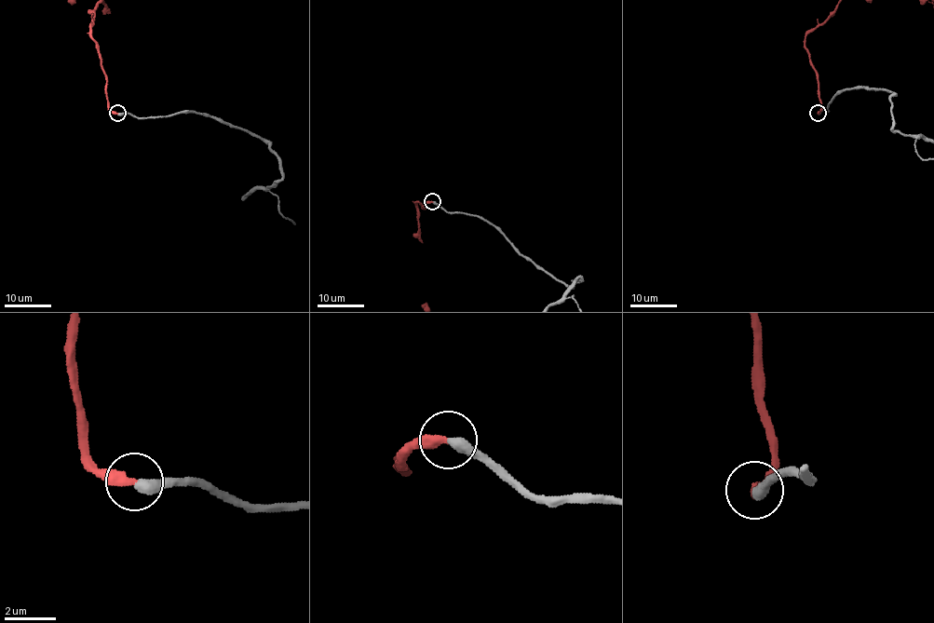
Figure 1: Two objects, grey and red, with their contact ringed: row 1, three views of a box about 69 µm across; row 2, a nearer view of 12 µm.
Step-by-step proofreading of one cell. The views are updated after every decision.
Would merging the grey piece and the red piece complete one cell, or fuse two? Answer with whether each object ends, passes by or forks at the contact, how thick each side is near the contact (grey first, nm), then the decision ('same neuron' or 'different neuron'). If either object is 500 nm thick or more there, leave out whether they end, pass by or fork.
grey ends there; red ends there; 420 nm thick on the grey side, 400 nm on the other; same neuron

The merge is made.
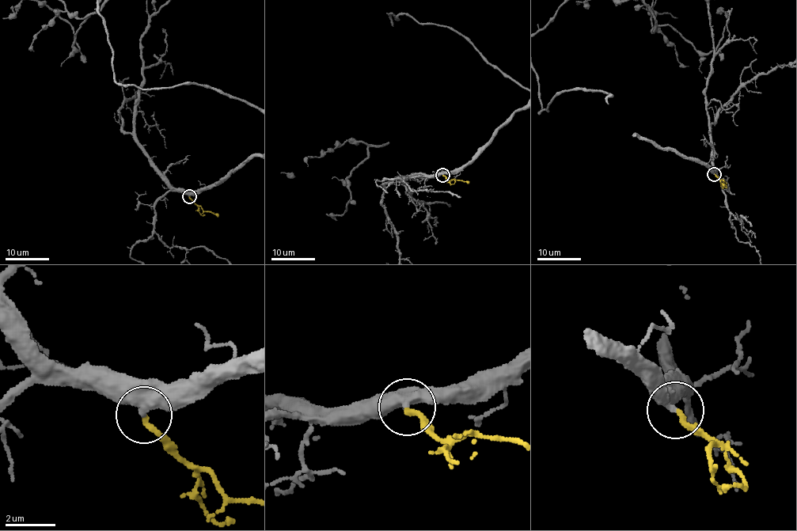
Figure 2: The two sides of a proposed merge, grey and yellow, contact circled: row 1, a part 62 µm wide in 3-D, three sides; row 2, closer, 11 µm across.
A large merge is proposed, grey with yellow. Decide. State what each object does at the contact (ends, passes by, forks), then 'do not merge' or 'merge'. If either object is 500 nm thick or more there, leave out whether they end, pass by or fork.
merge

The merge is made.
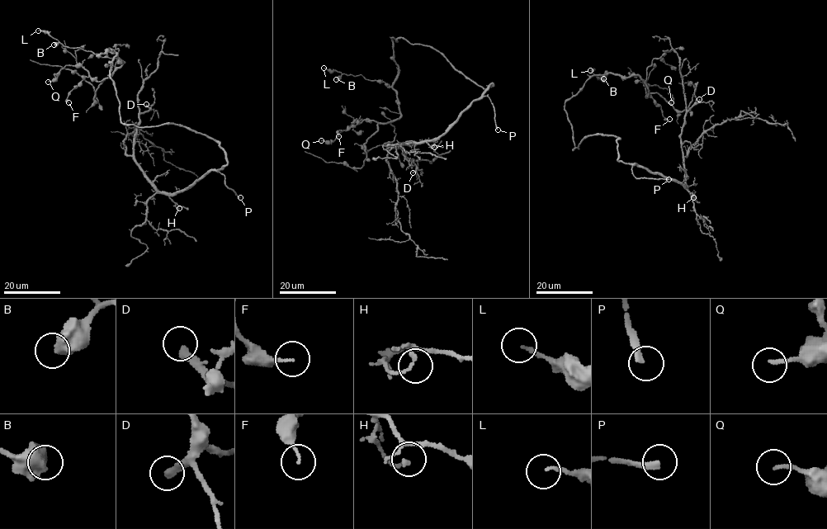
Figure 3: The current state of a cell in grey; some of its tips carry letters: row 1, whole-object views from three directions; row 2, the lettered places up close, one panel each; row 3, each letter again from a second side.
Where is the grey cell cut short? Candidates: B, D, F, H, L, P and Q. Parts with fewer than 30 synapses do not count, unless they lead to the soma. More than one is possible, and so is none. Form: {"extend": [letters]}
{"extend": ["D", "P"]}

